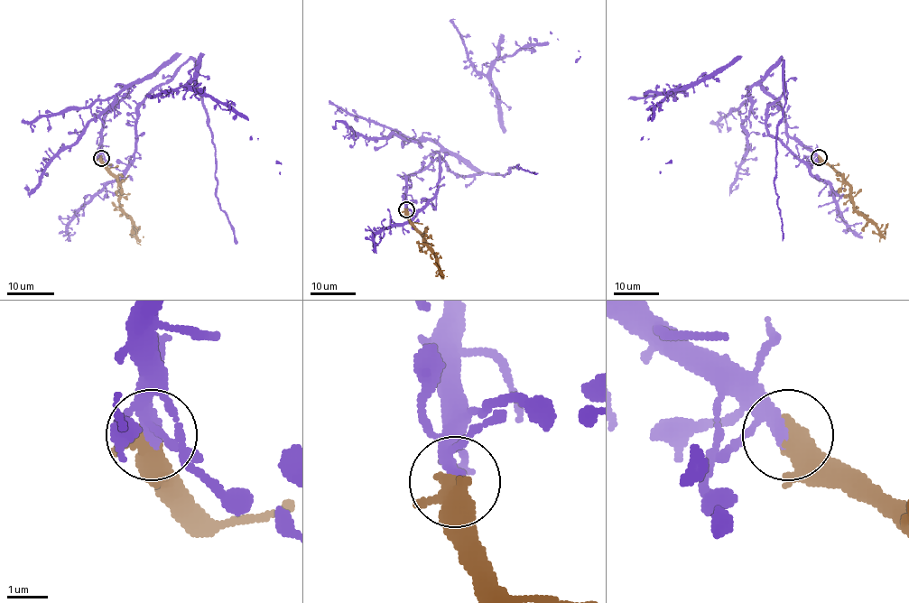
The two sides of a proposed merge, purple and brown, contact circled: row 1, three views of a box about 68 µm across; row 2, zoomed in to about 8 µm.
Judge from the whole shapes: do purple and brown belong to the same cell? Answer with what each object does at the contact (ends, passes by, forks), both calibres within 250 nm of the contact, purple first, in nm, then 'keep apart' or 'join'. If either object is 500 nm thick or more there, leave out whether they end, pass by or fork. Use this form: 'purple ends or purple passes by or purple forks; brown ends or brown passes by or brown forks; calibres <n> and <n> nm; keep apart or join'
purple passes by; brown forks; calibres 280 and 360 nm; join

